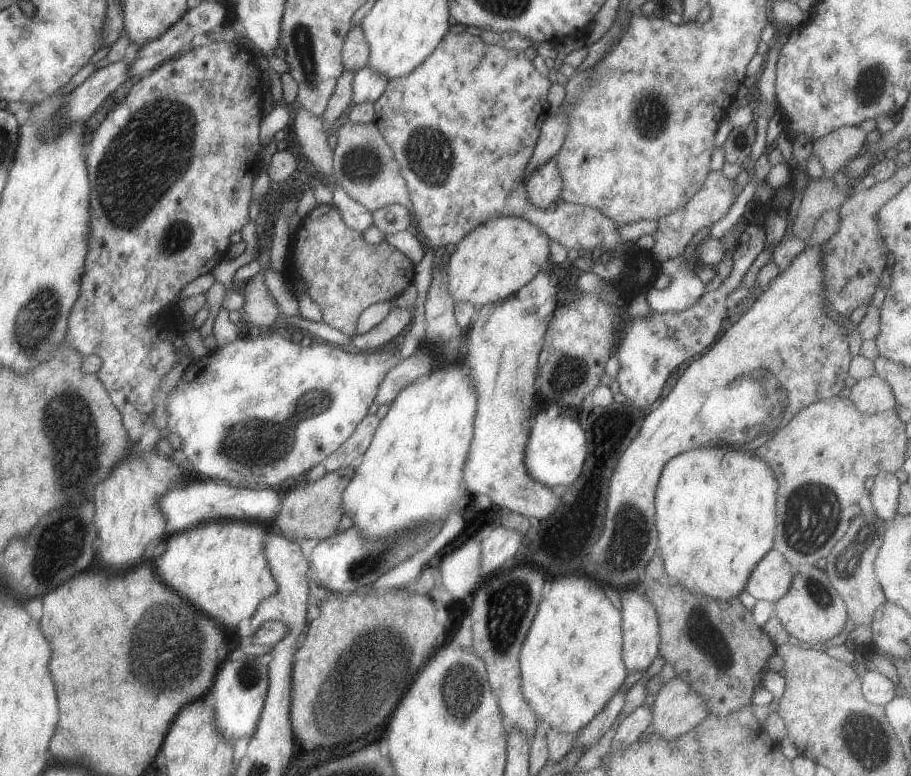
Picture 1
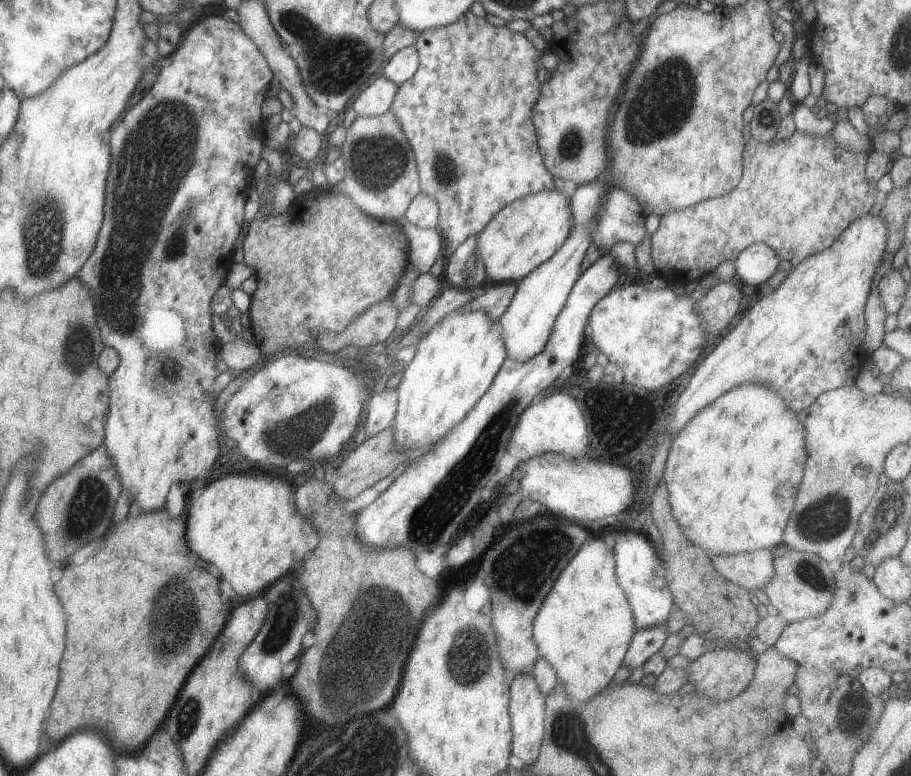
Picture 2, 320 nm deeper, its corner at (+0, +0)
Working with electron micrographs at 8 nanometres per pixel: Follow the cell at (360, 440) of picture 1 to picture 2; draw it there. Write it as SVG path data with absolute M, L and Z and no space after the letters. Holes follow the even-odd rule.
M387 389L373 393L368 398L365 420L366 438L378 434L386 427L392 426L398 408L399 392L397 389Z

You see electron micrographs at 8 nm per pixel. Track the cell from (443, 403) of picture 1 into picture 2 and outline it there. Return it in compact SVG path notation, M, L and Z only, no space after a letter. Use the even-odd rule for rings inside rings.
M468 305L447 314L439 320L417 344L416 354L406 364L404 375L397 387L399 392L398 408L392 428L395 432L395 451L410 449L411 456L404 464L411 463L416 457L429 451L475 407L475 404L490 388L503 362L507 359L505 344L500 326L483 310L470 310Z

